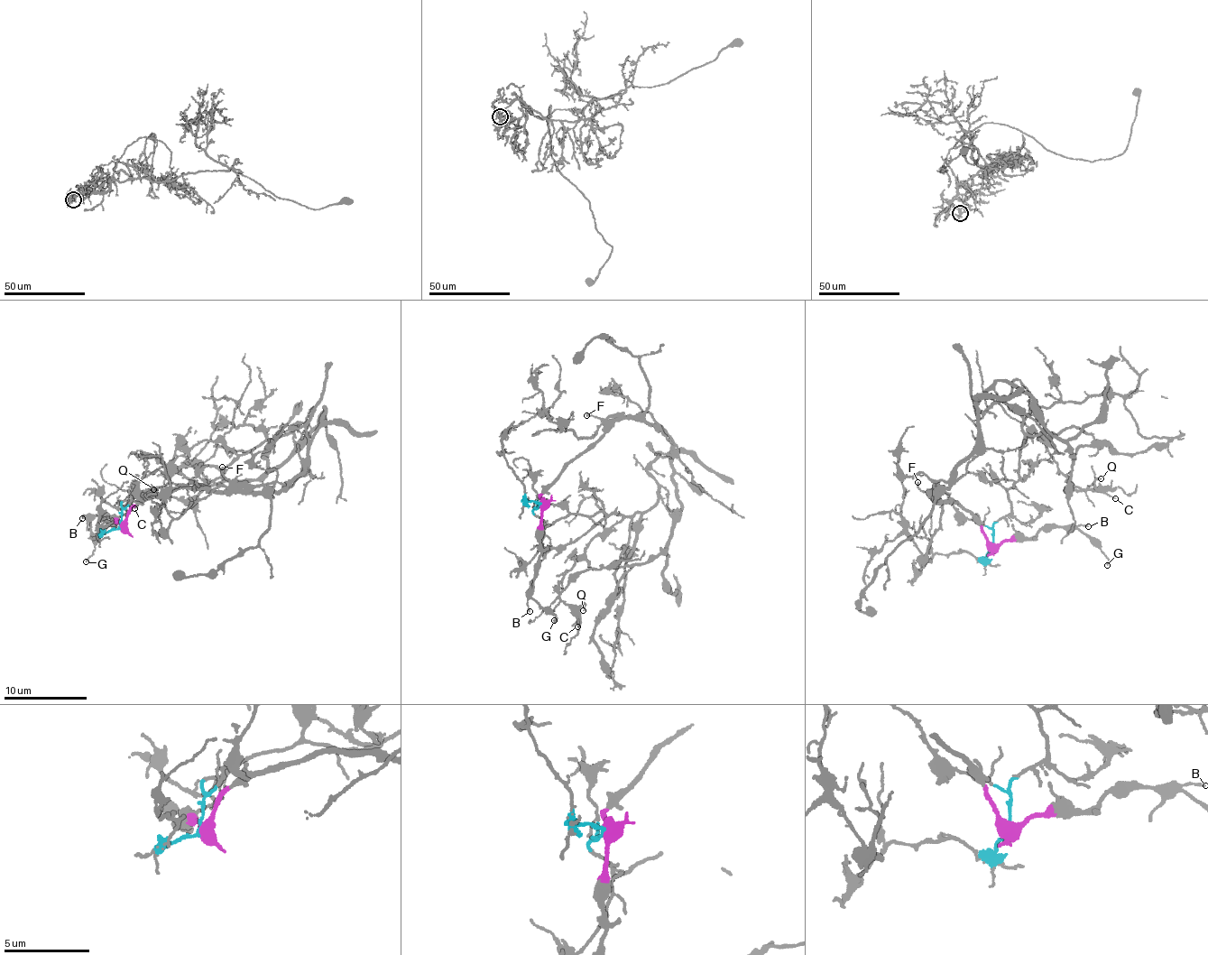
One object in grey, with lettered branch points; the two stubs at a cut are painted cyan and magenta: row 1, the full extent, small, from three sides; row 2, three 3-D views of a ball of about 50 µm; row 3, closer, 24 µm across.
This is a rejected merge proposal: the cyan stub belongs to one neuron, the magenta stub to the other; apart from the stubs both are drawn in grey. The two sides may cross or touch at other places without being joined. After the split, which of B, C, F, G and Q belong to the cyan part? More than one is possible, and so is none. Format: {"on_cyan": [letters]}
{"on_cyan": ["C", "Q"]}

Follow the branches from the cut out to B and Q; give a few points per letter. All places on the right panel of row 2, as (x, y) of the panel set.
B: (991, 548), (1004, 542), (1029, 540), (1041, 530), (1089, 525)
Q: (991, 548), (994, 525), (1011, 509), (1007, 489), (1017, 483), (1029, 433), (1070, 483), (1095, 486), (1101, 478)

